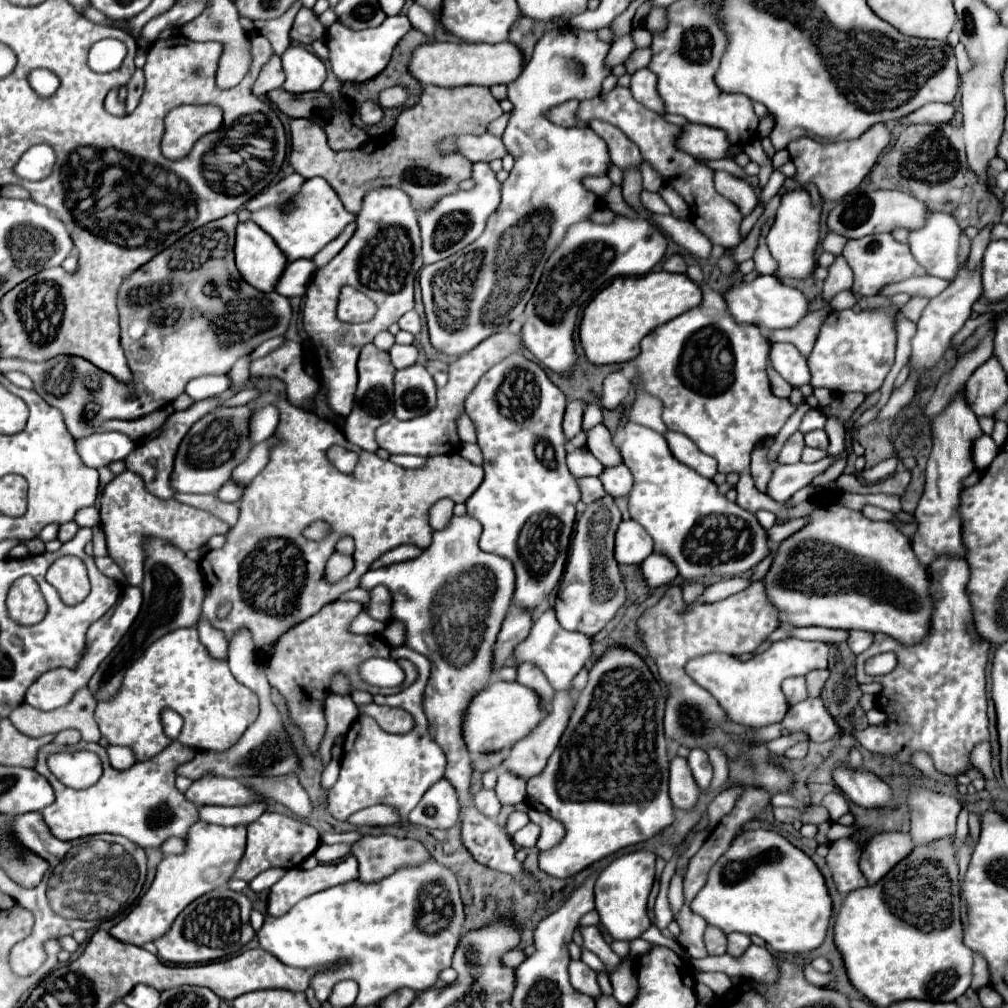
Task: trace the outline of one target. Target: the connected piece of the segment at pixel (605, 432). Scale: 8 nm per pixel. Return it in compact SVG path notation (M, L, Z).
M599 423L595 425L593 429L585 431L587 433L587 447L589 451L605 465L619 465L621 463L621 455L619 455L619 449L613 445L613 439L611 439L611 433L609 429Z

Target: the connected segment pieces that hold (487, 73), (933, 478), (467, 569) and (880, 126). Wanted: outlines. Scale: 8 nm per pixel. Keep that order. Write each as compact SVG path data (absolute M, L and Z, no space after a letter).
M431 41L413 51L409 73L423 85L437 87L459 87L459 85L485 85L493 87L497 83L509 85L523 71L523 55L521 51L503 41L501 45L485 45L485 43L439 43Z
M965 391L957 393L957 397L953 397L953 401L949 401L949 405L931 419L933 449L927 463L925 493L915 511L915 519L919 527L911 541L913 553L921 565L929 565L935 557L943 553L961 555L961 557L965 555L961 543L961 519L957 515L957 507L959 507L959 493L963 489L961 481L973 471L971 445L979 435L981 429L977 417L973 415L973 409L969 409L969 403L965 403Z
M453 515L449 519L449 525L441 531L433 531L433 543L427 547L417 559L403 561L397 565L387 565L381 569L371 569L361 577L359 587L363 589L373 589L377 585L383 585L389 589L393 597L391 605L391 619L401 621L405 625L405 645L421 655L425 655L431 661L431 677L425 687L425 715L429 719L429 733L433 741L443 749L447 757L447 767L445 767L445 777L453 783L459 795L461 803L461 815L463 815L463 841L465 847L481 861L483 865L489 865L491 869L503 871L511 875L527 893L541 893L539 879L533 877L517 859L515 859L515 845L513 841L505 835L505 831L489 817L477 813L471 797L469 797L469 781L471 781L471 755L465 747L465 741L461 737L461 717L475 693L485 689L489 681L495 675L493 667L493 645L497 641L497 633L501 629L501 623L505 619L505 613L509 609L509 603L513 599L513 589L515 589L515 573L513 565L509 559L485 553L479 549L479 537L481 537L481 523L469 515Z
M875 123L861 137L837 143L821 143L811 137L799 137L787 145L791 161L797 167L797 183L803 187L805 183L815 183L825 201L839 201L849 195L859 183L869 175L879 155L891 141L891 129L885 123Z

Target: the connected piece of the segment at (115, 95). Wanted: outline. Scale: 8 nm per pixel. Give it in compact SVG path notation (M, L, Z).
M119 91L109 93L109 113L111 115L125 115L125 101L119 99Z

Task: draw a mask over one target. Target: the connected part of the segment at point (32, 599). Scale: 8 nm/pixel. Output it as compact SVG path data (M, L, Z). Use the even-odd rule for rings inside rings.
M21 577L11 585L7 609L9 617L19 625L37 625L41 619L45 619L47 603L33 577Z

